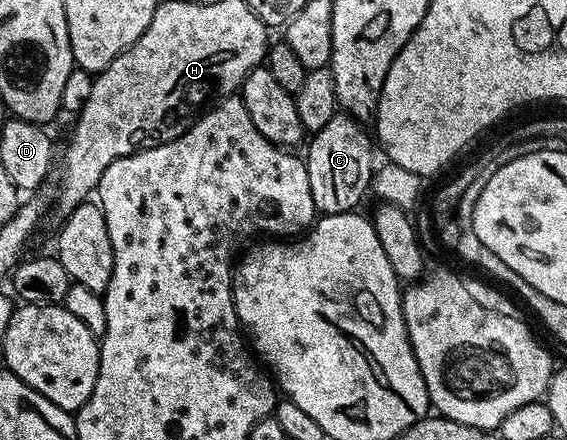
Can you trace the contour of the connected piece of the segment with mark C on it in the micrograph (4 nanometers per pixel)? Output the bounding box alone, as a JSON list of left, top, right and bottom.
[303,114,375,216]

